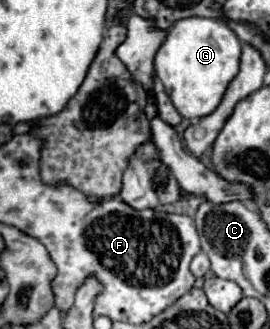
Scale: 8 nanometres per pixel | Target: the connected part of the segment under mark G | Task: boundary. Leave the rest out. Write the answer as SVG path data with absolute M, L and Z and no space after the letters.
M188 17L188 19L176 21L168 29L168 35L154 59L154 75L162 81L168 97L172 99L174 107L184 119L200 119L210 115L220 105L220 99L228 83L238 73L238 63L240 63L240 39L224 21L208 19L208 17Z

